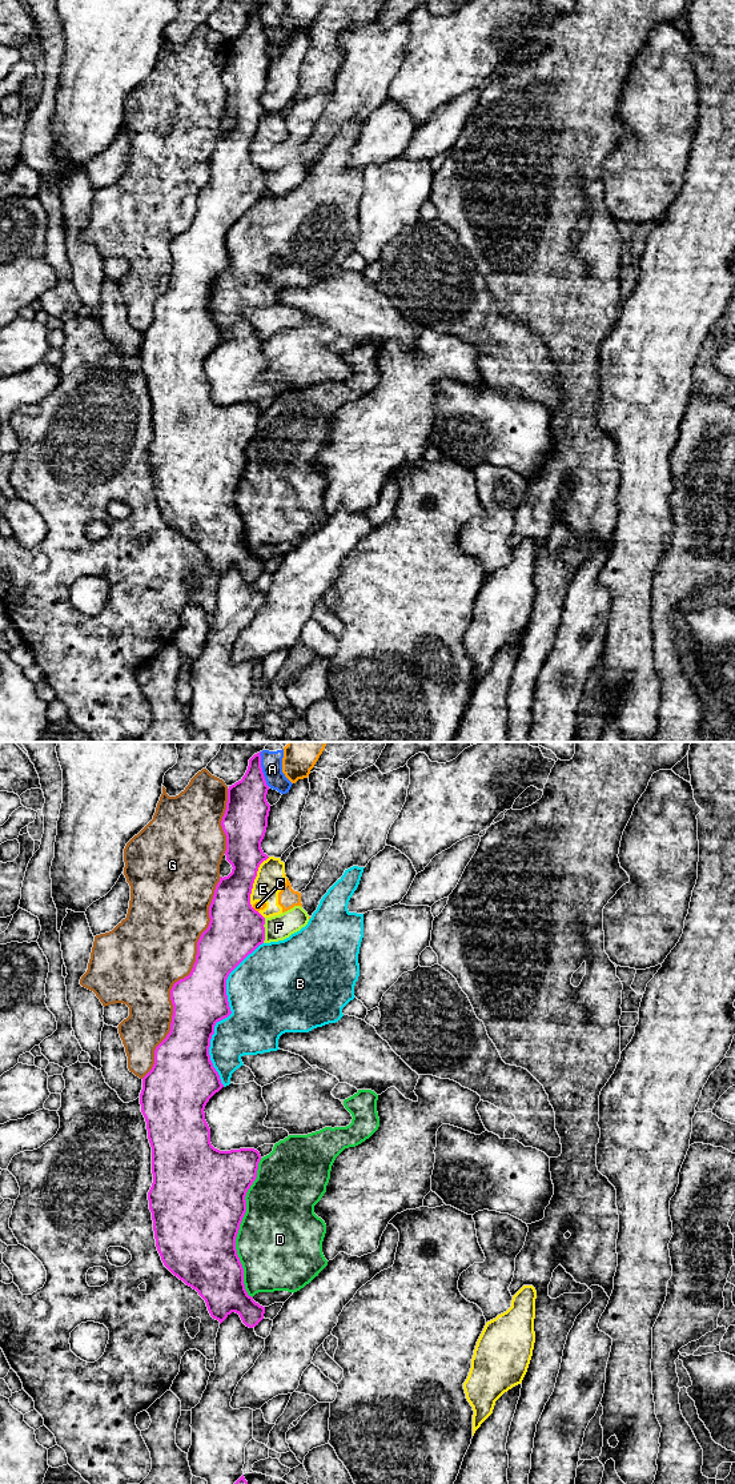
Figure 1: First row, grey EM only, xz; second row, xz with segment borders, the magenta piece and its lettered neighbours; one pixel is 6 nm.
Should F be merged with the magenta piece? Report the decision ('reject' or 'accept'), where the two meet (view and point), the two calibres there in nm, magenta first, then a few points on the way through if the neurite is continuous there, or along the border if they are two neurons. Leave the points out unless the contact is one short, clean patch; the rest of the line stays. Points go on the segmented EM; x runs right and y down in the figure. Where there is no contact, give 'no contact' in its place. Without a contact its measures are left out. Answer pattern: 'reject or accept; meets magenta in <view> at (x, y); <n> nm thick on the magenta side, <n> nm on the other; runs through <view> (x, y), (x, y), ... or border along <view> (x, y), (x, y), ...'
reject; meets magenta in xz at (264, 930); 320 nm thick on the magenta side, 160 nm on the other

